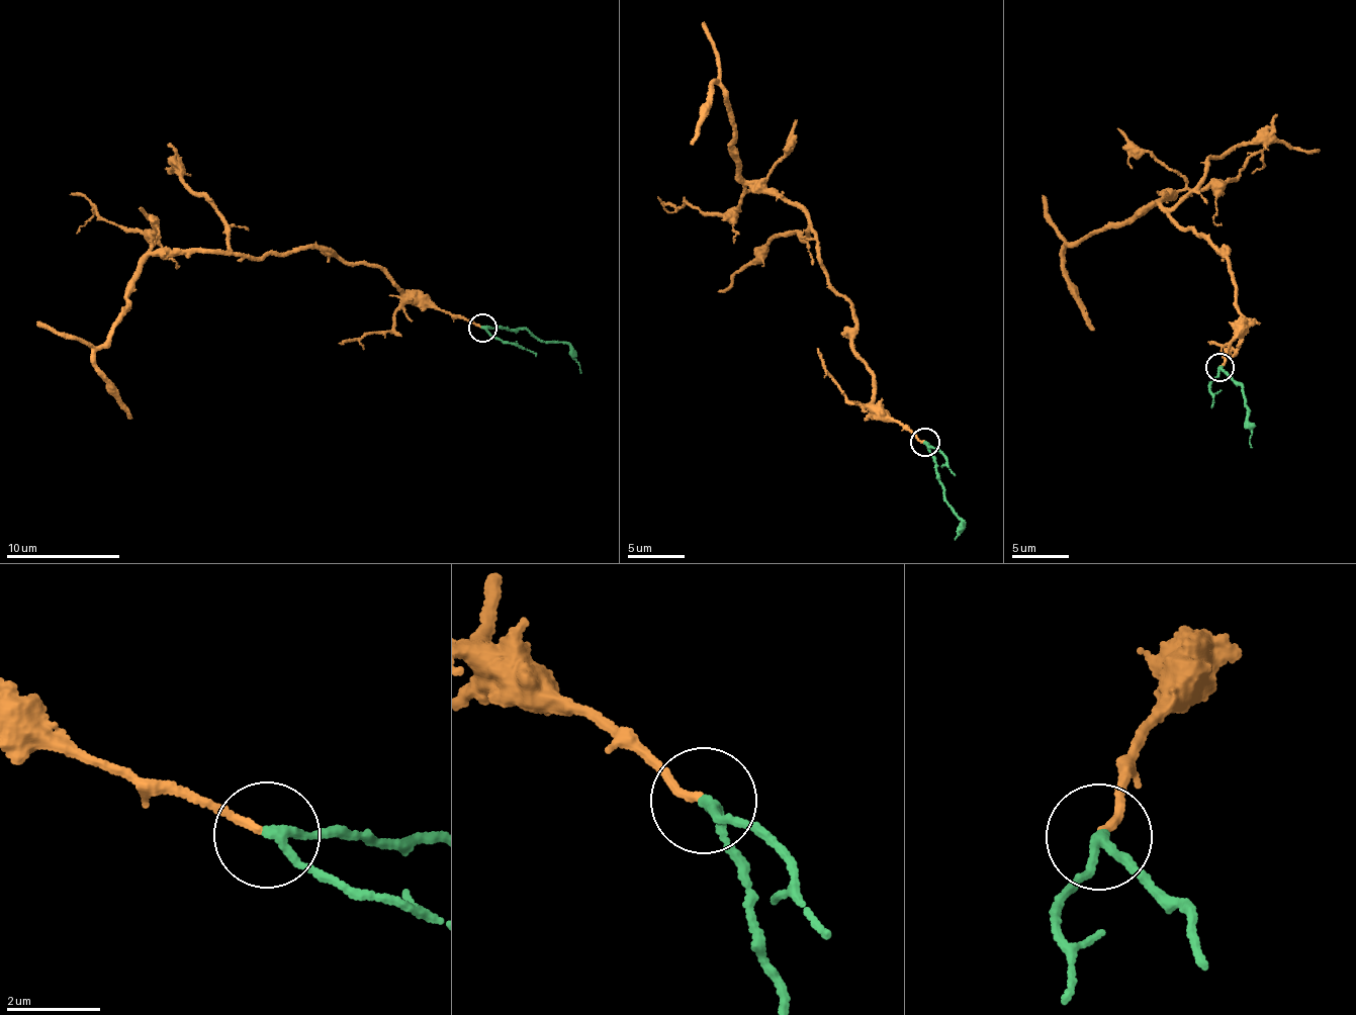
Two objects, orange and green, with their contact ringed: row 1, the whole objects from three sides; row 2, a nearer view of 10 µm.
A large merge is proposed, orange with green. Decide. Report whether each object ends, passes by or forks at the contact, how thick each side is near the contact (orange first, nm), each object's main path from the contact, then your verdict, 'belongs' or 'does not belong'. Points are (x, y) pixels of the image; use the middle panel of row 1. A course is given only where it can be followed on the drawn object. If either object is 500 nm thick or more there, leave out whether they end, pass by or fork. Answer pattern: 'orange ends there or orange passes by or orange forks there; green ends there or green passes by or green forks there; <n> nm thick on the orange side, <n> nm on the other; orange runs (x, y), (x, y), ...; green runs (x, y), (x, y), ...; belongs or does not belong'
orange ends there; green passes by; 150 nm thick on the orange side, 180 nm on the other; orange runs (924, 443), (877, 418), (852, 308), (829, 281), (803, 210), (741, 179), (718, 82), (693, 145); green runs (924, 443), (942, 483), (947, 502), (961, 519), (955, 539); belongs

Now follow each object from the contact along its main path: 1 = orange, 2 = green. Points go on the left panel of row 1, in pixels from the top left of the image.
1: (482, 328), (314, 248), (252, 259), (157, 250), (96, 354), (131, 417)
2: (482, 328), (523, 329), (543, 341), (564, 343), (580, 372)

